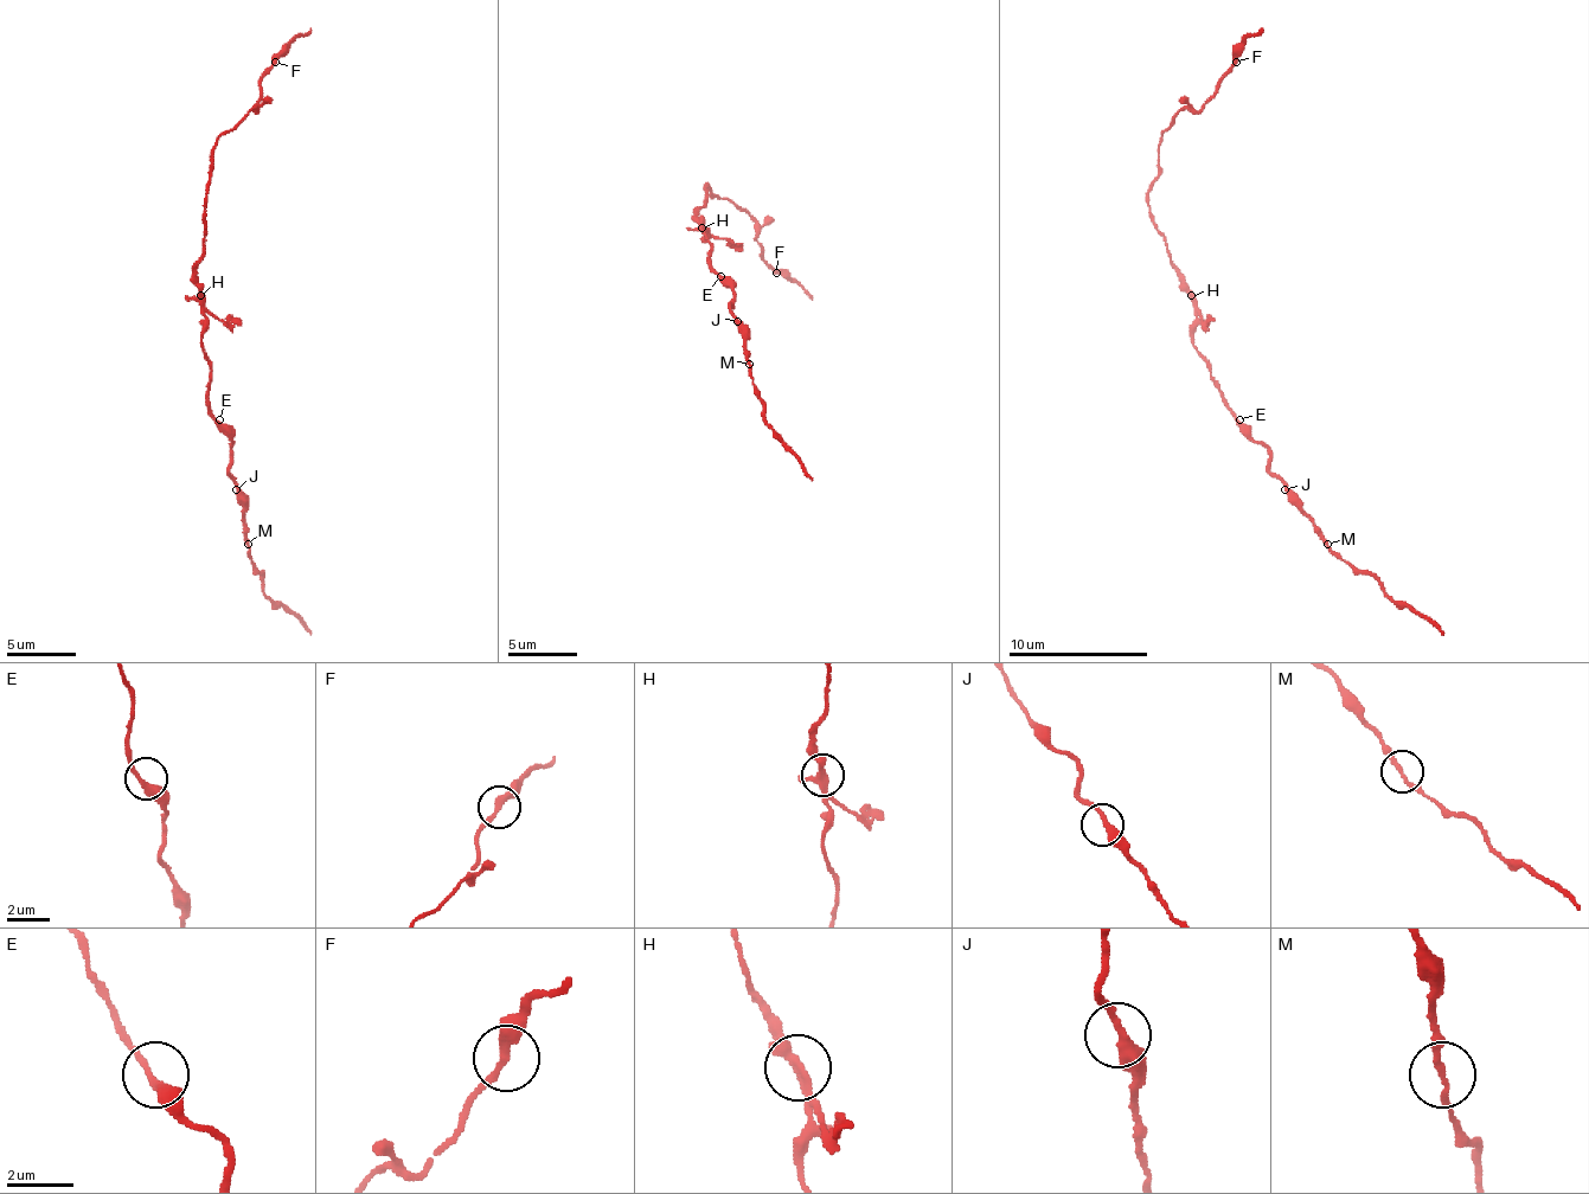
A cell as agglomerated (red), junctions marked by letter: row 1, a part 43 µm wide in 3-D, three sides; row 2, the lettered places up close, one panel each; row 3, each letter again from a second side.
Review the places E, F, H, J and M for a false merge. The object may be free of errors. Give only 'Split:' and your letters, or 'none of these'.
Split: H

